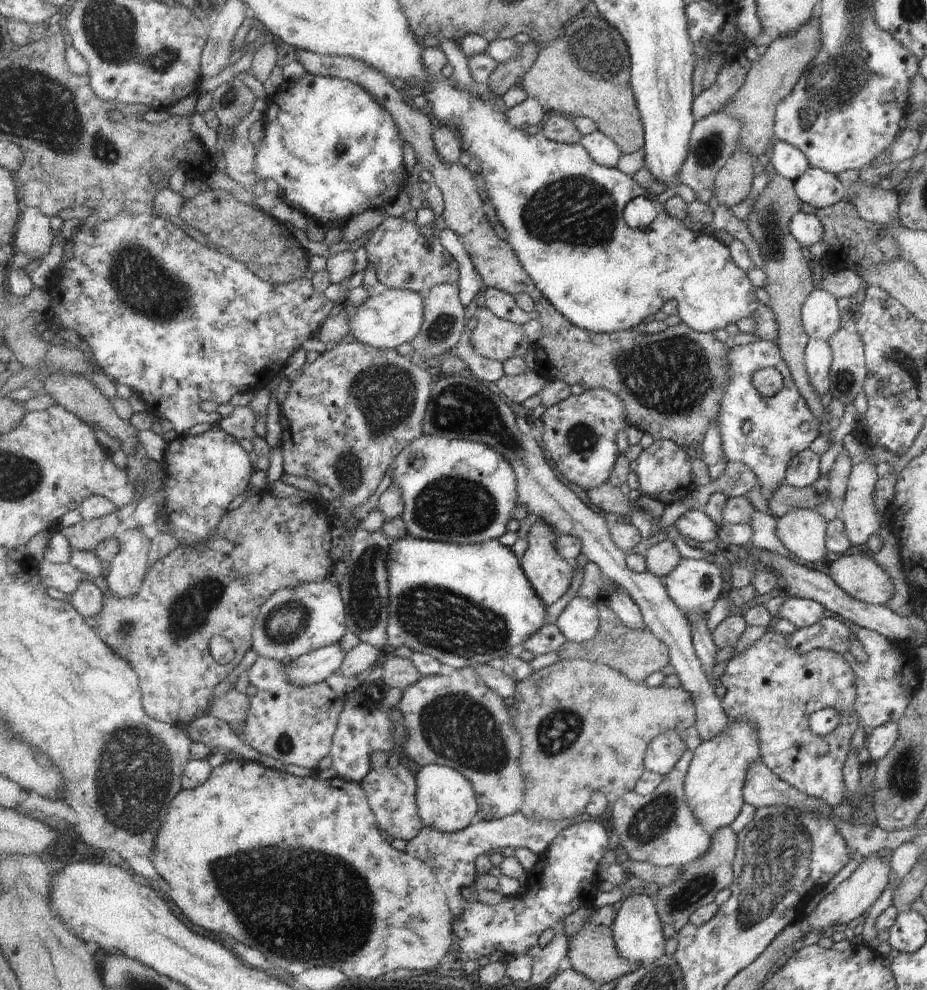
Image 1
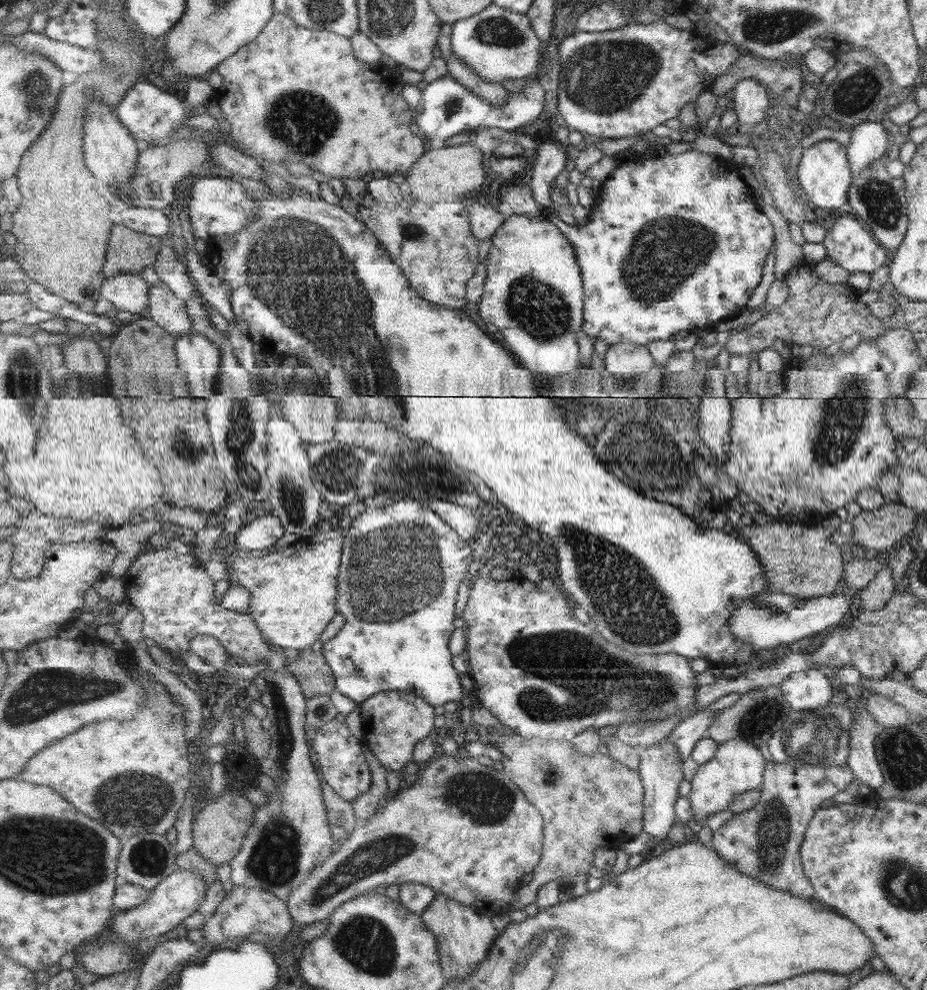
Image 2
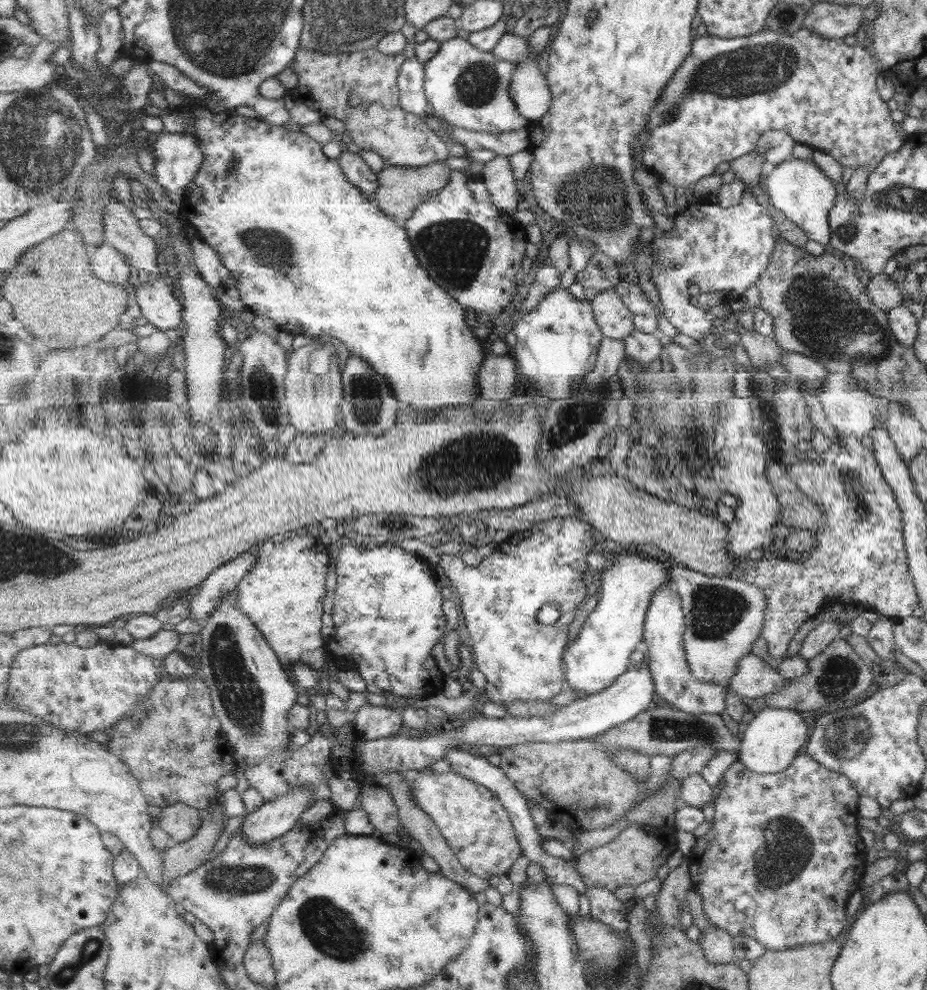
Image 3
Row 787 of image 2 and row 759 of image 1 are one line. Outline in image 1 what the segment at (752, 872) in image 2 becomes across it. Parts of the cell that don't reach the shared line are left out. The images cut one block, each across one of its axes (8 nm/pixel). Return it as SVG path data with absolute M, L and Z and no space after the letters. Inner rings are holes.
M767 628L753 645L727 660L717 684L725 688L724 696L720 699L723 712L731 722L749 722L754 725L758 731L758 747L761 749L760 762L779 780L807 796L827 802L829 808L835 808L843 802L844 782L841 766L847 758L850 738L857 728L857 718L853 712L853 672L842 655L819 648L805 653L795 652L793 648L785 646L785 635ZM827 707L839 712L839 724L833 732L825 736L813 734L807 728L809 716Z

